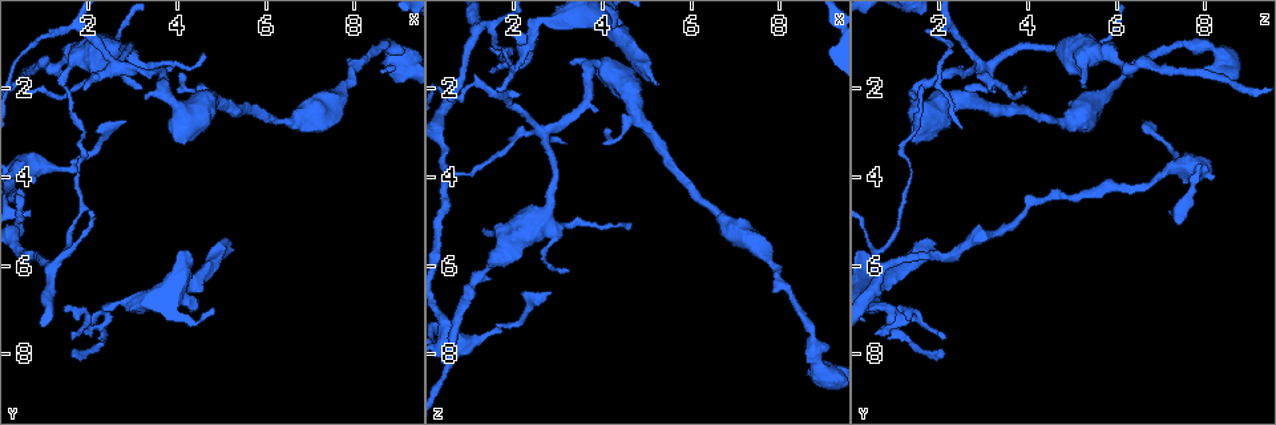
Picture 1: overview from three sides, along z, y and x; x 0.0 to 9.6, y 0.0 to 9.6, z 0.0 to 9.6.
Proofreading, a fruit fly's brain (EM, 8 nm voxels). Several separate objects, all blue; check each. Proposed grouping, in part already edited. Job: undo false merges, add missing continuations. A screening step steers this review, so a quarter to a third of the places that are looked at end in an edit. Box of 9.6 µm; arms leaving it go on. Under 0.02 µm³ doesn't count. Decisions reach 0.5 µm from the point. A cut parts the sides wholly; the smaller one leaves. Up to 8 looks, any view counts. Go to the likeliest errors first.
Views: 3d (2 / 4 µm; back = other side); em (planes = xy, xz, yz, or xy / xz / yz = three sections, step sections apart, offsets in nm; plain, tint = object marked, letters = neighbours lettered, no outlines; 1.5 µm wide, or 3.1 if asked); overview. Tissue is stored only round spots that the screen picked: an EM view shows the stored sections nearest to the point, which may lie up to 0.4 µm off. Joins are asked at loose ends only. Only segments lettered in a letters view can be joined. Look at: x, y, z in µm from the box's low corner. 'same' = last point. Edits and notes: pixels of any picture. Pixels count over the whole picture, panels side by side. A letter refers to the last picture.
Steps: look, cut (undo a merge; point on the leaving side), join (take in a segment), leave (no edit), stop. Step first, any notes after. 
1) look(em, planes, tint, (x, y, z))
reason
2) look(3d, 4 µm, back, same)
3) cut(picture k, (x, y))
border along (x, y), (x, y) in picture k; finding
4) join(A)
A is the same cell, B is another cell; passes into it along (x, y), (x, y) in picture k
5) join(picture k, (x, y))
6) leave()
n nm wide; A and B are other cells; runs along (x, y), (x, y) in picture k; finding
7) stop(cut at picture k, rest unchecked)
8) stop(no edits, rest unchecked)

look(em, planes, letters, (0.65, 4.70, 7.20))
thin end

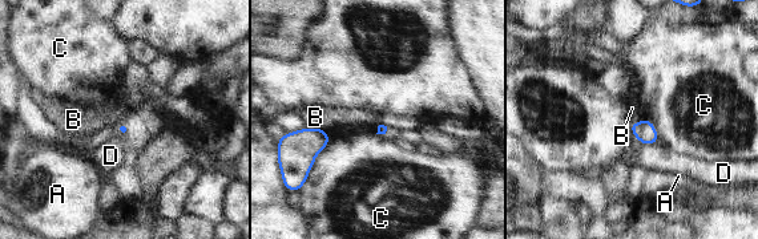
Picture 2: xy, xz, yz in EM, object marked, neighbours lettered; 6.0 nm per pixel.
leave()
A, B, C and D are other cells; border along (306, 128), (325, 129) in picture 2; none of them fits

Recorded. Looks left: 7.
look(em, planes, plain, (1.45, 1.95, 1.55))
branch stops here

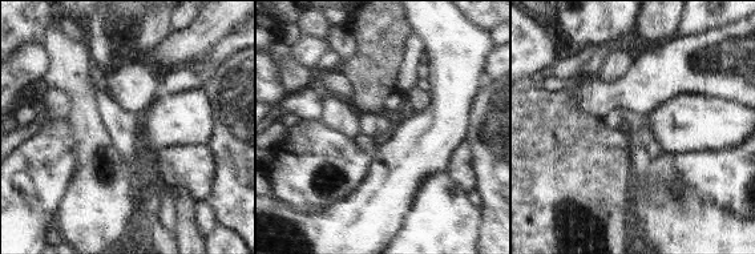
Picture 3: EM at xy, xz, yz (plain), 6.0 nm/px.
look(em, planes, letters, same)

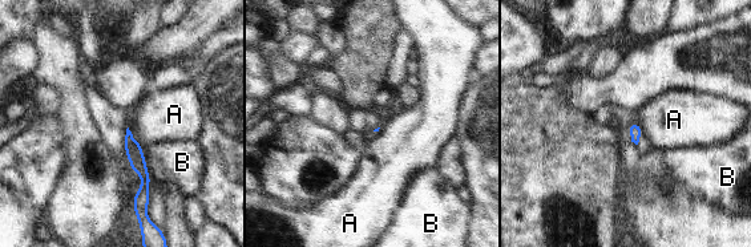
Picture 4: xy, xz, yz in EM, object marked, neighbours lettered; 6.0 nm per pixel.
leave()
A and B are other cells; runs along (129, 137), (144, 174), (137, 201) in picture 4; none of them fits

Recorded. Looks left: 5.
look(3d, 4 µm, (0.60, 2.15, 3.85))
branch stops here

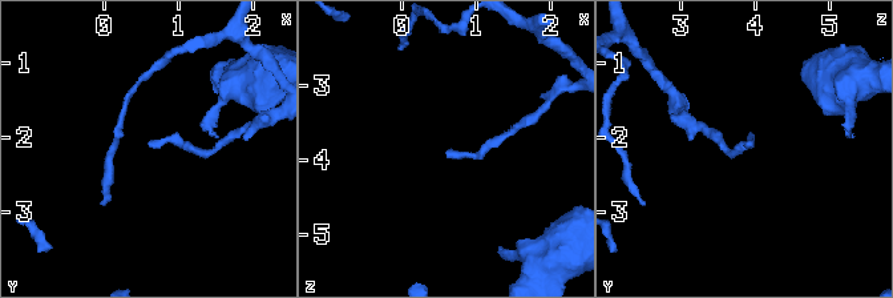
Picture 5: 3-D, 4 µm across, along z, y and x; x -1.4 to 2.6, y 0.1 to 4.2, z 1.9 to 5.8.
look(em, planes, letters, (0.65, 2.10, 3.85))

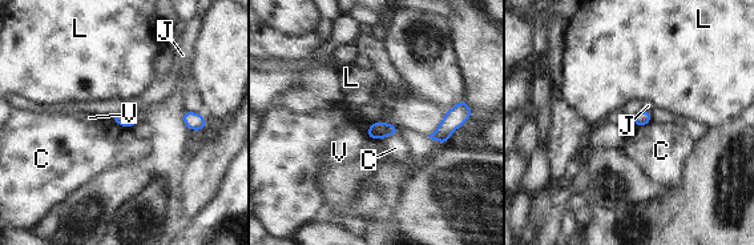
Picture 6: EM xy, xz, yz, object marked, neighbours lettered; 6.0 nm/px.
leave()
C, J, L and V are other cells; border along (398, 133), (383, 136), (379, 140) in picture 6; no lettered segment goes on from it

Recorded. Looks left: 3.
stop(no edits, rest unchecked)

